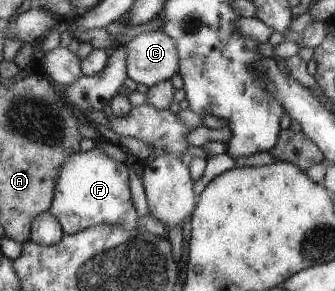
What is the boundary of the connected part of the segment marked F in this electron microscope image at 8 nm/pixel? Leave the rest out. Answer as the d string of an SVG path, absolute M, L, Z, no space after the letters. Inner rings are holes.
M98 145L88 152L76 152L64 162L59 182L55 189L54 202L50 214L58 219L65 234L72 235L91 229L99 224L112 224L122 228L136 228L138 214L132 204L128 188L128 168L122 162L114 162L106 156Z

